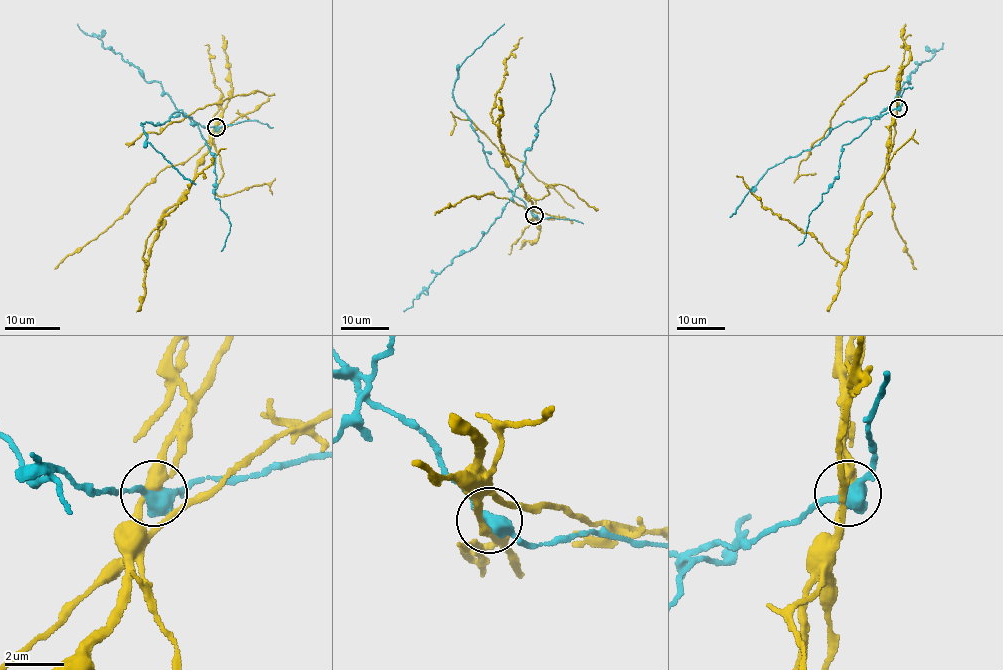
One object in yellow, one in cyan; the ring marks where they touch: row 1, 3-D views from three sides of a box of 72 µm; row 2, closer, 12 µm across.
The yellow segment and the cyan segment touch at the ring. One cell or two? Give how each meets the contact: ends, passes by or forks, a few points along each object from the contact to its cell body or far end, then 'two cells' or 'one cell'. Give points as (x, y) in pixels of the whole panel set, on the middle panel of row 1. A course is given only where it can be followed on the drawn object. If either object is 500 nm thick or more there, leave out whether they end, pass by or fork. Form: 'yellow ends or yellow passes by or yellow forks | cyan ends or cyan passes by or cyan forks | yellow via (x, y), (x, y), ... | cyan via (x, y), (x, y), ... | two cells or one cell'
yellow passes by | cyan passes by | yellow via (533, 215), (533, 203), (503, 157), (500, 132), (490, 112), (495, 94), (503, 81), (505, 60), (522, 38) | cyan via (534, 215), (490, 166), (470, 119), (457, 107), (452, 91), (462, 63), (504, 23) | two cells

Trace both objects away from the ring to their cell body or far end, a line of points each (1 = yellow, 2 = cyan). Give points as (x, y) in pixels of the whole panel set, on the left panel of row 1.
1: (215, 127), (194, 182), (162, 214), (158, 238), (146, 263), (142, 256), (148, 236), (226, 149)
2: (216, 128), (202, 127), (177, 111), (164, 123), (141, 125), (147, 142), (182, 176), (195, 184)

